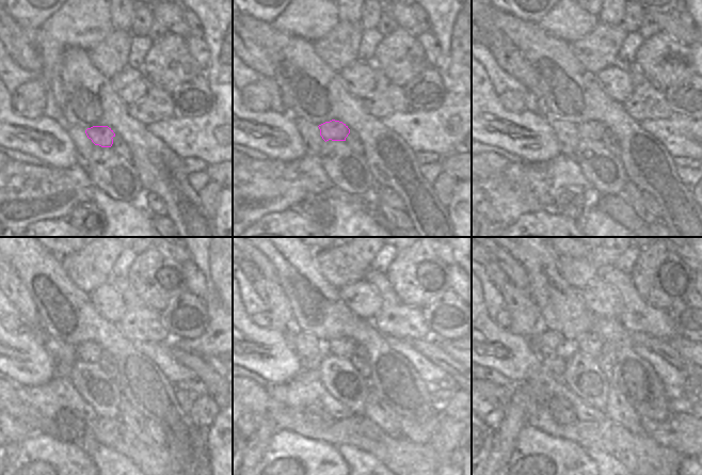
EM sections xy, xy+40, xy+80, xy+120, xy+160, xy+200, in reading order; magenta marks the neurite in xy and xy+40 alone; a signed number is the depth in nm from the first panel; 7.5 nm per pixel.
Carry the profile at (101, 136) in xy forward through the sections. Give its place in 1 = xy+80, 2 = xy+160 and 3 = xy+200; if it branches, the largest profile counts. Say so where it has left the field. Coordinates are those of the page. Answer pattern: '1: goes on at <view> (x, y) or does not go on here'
1: goes on at xy+80 (569, 127)
2: goes on at xy+160 (345, 347)
3: goes on at xy+200 (591, 345)

